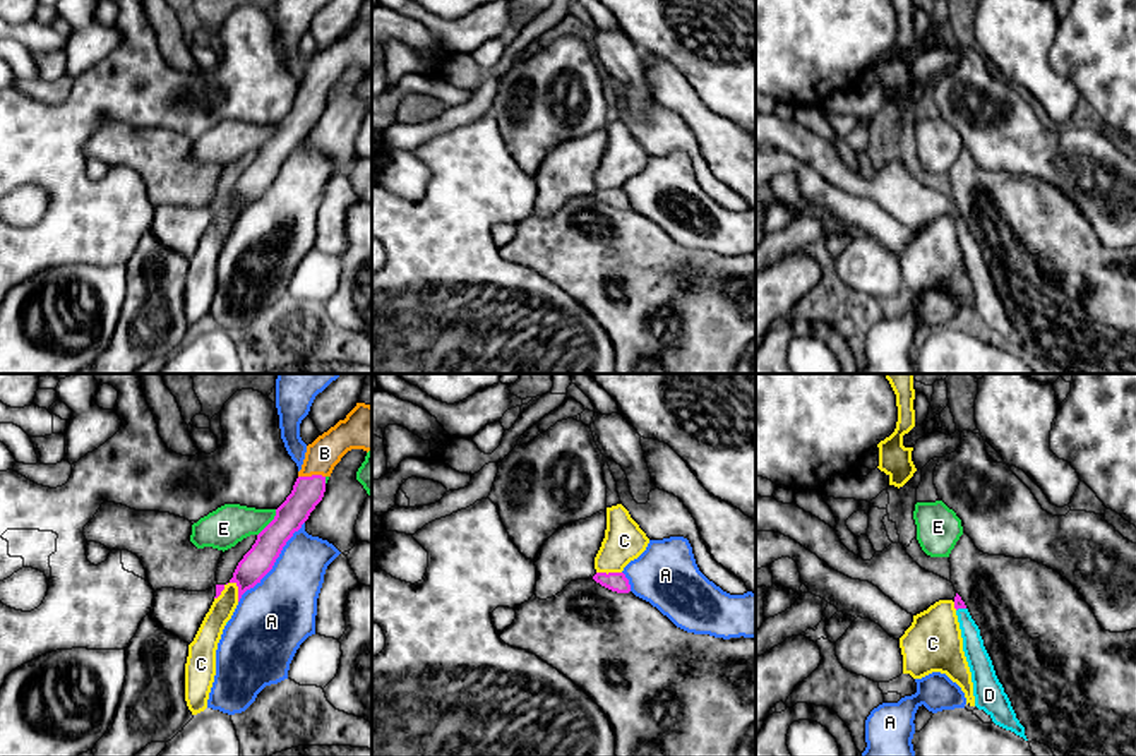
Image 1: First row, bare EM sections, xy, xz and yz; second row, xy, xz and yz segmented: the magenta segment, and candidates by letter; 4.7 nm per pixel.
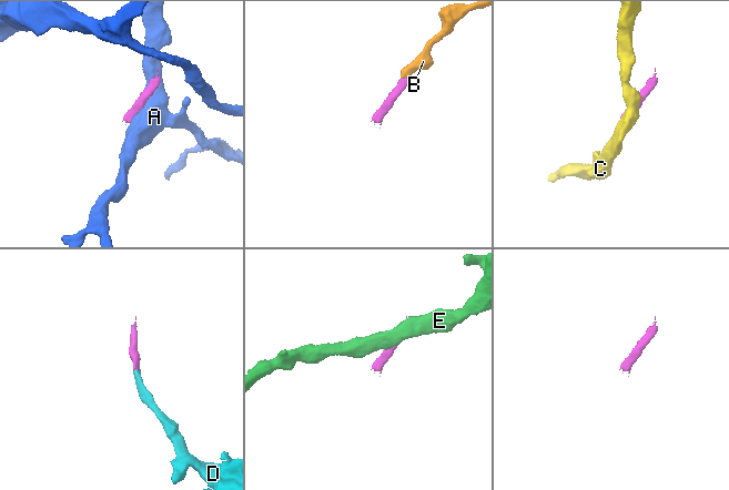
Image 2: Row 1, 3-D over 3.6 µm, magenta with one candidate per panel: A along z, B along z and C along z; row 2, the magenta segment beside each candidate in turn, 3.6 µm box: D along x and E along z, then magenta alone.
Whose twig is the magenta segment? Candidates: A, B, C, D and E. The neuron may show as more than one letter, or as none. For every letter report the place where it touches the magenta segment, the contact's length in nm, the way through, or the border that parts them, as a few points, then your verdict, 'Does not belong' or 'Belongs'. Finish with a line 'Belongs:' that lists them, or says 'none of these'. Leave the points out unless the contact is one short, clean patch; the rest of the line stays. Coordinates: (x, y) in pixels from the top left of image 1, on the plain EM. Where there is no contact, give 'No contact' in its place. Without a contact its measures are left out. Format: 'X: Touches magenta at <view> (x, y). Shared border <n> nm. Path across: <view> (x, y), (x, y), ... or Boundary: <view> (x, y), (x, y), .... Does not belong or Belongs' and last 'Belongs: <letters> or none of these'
A: Touches magenta at xy (275, 177). Shared border 500 nm. Does not belong
B: Touches magenta at xy (312, 91). Shared border 130 nm. Path across: xy (307, 108), (312, 91), (324, 69). Belongs
C: Touches magenta at xy (223, 203). Shared border 130 nm. Boundary: xy (237, 199), (228, 199), (215, 215). Does not belong
D: Touches magenta at yz (960, 223). Shared border 50 nm. Path across: yz (958, 220), (960, 223), (977, 273). Belongs
E: Touches magenta at xy (269, 139). Shared border 160 nm. Boundary: xy (276, 126), (276, 131), (257, 151). Does not belong
Belongs: B, D

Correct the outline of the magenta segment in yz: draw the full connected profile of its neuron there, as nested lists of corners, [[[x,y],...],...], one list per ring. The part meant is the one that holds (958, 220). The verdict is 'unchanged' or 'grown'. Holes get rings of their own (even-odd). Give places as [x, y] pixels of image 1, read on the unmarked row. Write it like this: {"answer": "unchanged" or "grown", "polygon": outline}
{"answer": "grown", "polygon": [[[958,209],[954,213],[954,225],[961,245],[963,267],[972,288],[975,322],[984,326],[995,341],[1028,357],[1025,343],[1016,334],[1011,317],[995,291],[992,276],[984,262],[980,245]]]}

